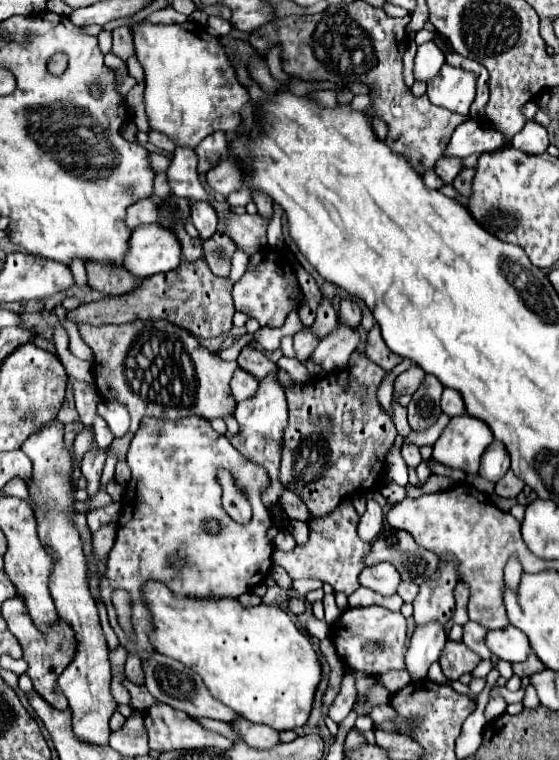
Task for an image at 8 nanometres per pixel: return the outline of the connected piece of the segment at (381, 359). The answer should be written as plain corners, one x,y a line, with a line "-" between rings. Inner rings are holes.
374,325
374,327
368,331
366,357
368,357
370,361
374,361
376,365
380,365
382,369
386,369
386,371
394,369
394,367
402,361
402,357
398,357
396,353
392,353
392,351
386,347
386,343
384,343
384,339
382,339
382,335
380,335
380,327
378,327
378,325

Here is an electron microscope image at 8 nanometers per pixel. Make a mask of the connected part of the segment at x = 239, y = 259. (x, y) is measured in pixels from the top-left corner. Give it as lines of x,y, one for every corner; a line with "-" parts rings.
236,249
234,257
232,257
232,271
230,271
230,279
232,279
232,281
238,281
238,279
244,275
246,267
248,267
248,255
246,255
242,249

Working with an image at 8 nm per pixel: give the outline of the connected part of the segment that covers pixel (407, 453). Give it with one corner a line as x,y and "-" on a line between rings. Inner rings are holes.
412,443
402,447
402,457
404,457
404,461
406,461
408,467
416,467
416,465
422,461
422,457
420,457
420,449
418,449
416,445
412,445

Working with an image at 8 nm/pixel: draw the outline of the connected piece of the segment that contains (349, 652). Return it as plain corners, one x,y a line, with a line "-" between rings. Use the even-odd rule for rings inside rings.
380,605
346,609
334,623
334,643
342,661
368,675
380,675
390,669
404,669
407,621
400,611
391,611

